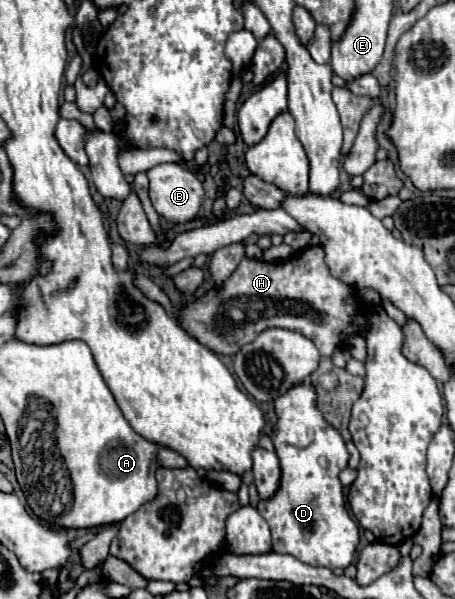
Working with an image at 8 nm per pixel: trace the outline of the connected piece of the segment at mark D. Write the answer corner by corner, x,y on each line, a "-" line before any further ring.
297,383
275,399
277,433
275,453
281,461
281,485
275,497
259,501
257,511
269,523
275,553
289,553
313,567
345,569
355,559
359,531
349,517
343,499
339,471
347,467
349,451
341,433
329,425
317,407
317,391
311,383

